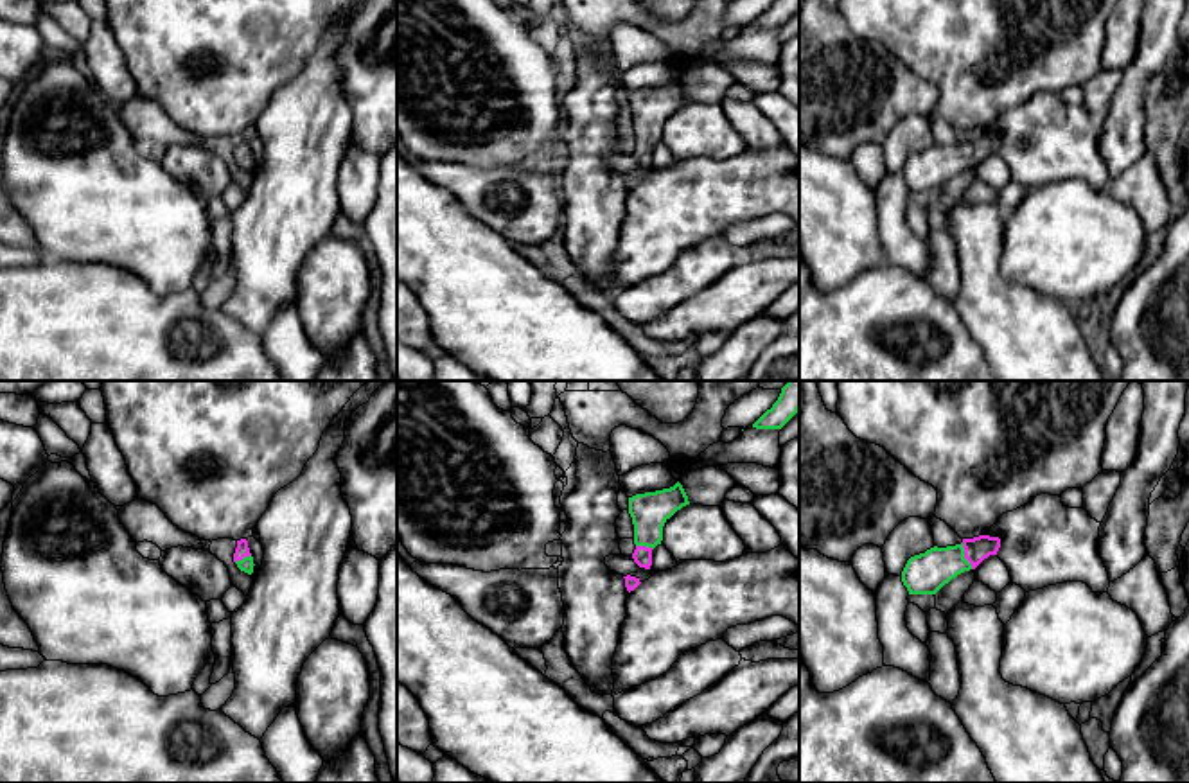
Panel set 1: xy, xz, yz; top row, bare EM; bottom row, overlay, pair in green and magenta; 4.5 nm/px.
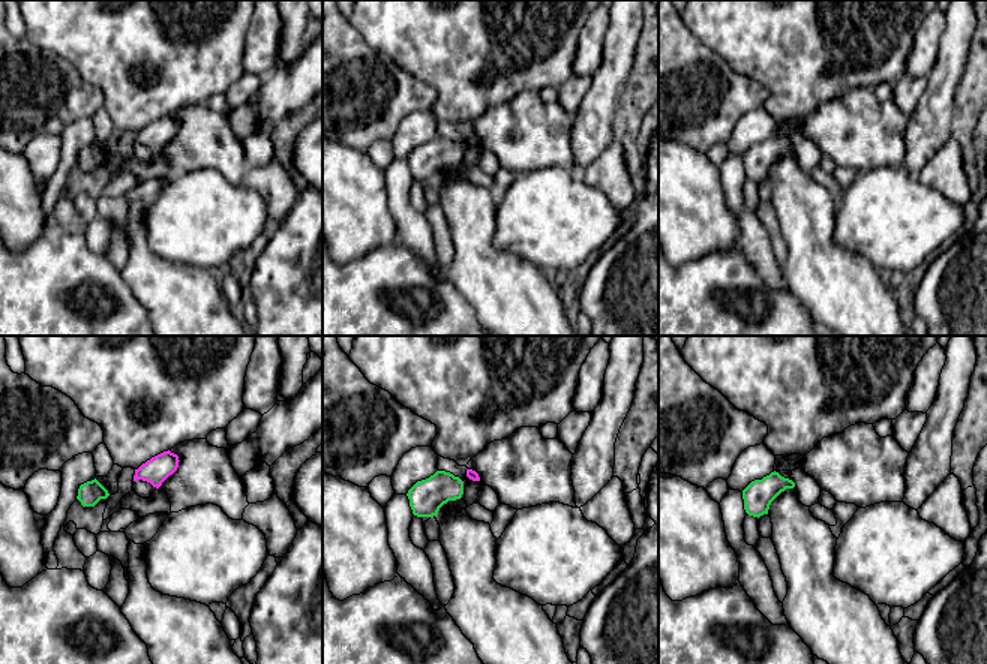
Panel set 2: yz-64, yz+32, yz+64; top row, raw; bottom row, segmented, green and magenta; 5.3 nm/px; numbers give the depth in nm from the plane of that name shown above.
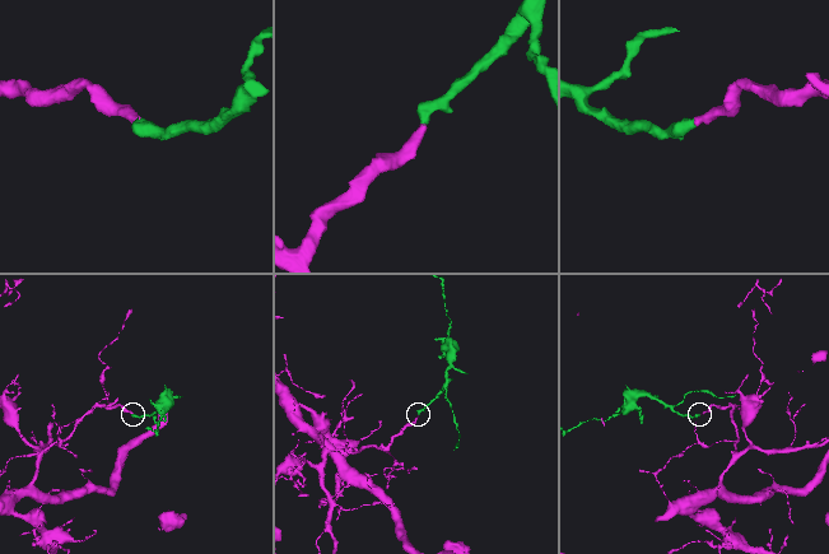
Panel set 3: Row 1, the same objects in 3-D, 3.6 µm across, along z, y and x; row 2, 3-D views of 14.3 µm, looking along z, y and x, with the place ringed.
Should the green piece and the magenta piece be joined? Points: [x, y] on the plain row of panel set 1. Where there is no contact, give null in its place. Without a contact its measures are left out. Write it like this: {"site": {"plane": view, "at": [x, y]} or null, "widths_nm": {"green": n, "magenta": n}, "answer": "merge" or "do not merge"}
{"site": {"plane": "yz", "at": [963, 153]}, "widths_nm": {"green": 190, "magenta": 110}, "answer": "merge"}

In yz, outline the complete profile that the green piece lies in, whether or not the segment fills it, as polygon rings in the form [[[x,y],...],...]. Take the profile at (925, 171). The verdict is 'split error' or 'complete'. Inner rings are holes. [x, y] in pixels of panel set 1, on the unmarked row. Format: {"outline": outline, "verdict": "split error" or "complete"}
{"outline": [[[979,133],[963,136],[961,142],[947,145],[930,145],[925,151],[907,158],[902,169],[902,180],[909,192],[936,192],[957,172],[975,167],[990,153],[997,153],[999,135]]], "verdict": "split error"}

